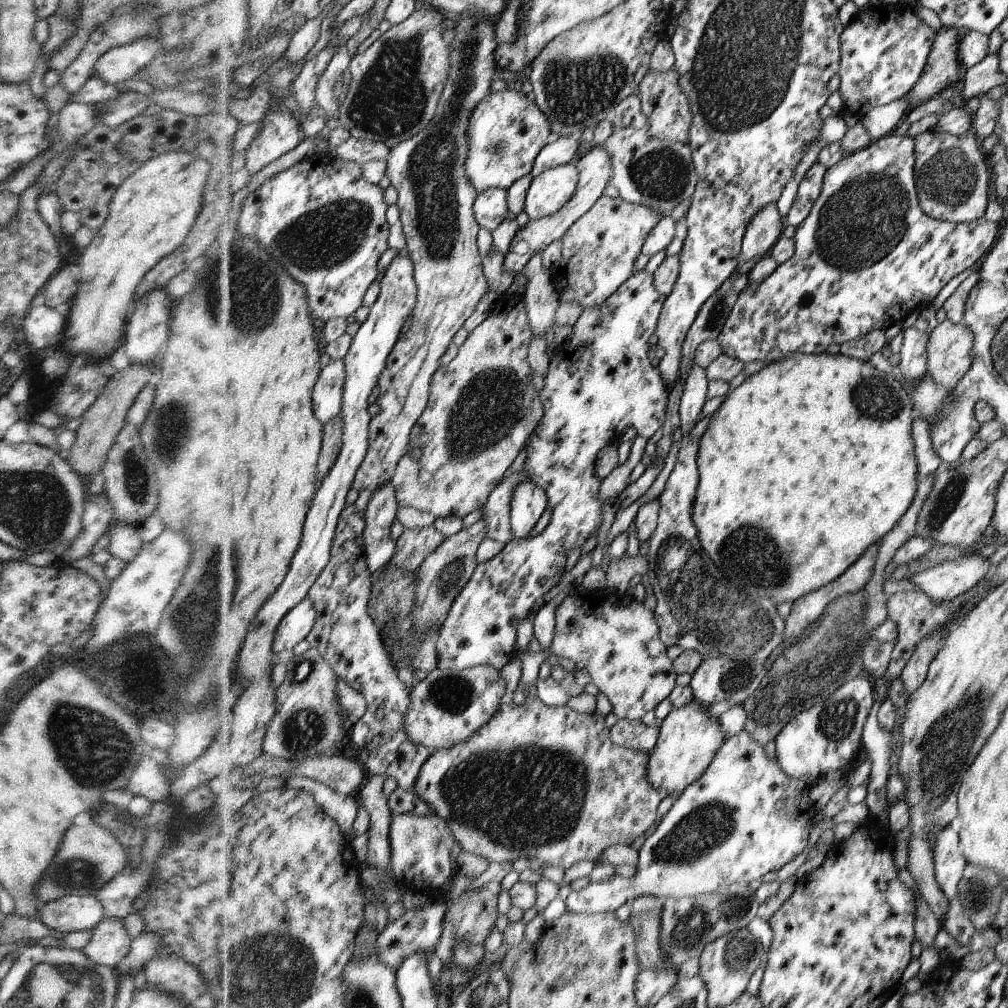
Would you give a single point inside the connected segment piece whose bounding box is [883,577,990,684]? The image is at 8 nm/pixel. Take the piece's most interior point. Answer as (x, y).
(915, 615)

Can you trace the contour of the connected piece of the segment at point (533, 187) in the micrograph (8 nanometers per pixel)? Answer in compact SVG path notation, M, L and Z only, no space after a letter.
M574 164L558 165L545 170L531 180L523 210L529 220L550 216L571 200L578 184L579 171Z

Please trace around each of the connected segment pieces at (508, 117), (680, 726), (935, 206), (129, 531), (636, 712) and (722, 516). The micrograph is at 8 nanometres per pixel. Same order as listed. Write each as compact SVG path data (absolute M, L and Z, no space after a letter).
M508 89L492 92L484 97L473 111L469 121L469 143L472 143L472 158L468 158L467 171L472 174L479 194L486 189L509 189L523 176L530 175L534 159L547 145L551 123L534 98L522 91Z
M696 700L682 708L673 708L670 714L659 724L657 743L652 752L650 752L649 761L647 762L647 781L650 786L654 787L654 790L664 791L666 797L672 796L672 794L678 796L686 790L687 786L692 785L703 776L726 737L721 733L717 719L708 716L707 708Z
M927 130L914 136L917 140L915 149L915 187L919 195L919 203L924 214L933 219L949 223L969 223L984 216L992 197L992 176L984 162L984 156L978 150L976 135L973 130L951 135Z
M114 520L107 535L110 539L110 554L119 556L127 563L135 558L143 545L137 527L124 521Z
M576 587L555 607L554 637L549 650L551 654L568 658L577 670L586 670L592 684L606 694L616 718L640 721L648 710L654 710L660 702L670 696L678 684L674 662L666 655L667 645L659 637L659 623L655 614L629 594L623 595L609 588L595 591Z
M792 353L779 361L771 362L758 373L747 376L737 388L728 391L719 409L709 416L709 423L699 440L699 486L696 489L692 518L699 529L699 539L714 566L748 597L773 598L778 604L798 600L805 594L838 578L854 565L869 546L880 542L907 511L915 497L919 476L915 444L911 435L914 402L899 378L890 372L876 370L868 361L861 361L838 353Z

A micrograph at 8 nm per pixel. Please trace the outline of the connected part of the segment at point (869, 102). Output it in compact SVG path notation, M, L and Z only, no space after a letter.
M911 1L888 4L883 3L879 7L870 7L861 13L857 13L850 24L844 29L842 38L843 62L840 65L840 96L842 108L850 110L852 114L864 116L871 108L882 106L903 96L922 77L926 68L932 48L934 48L935 31L926 25L913 9Z

